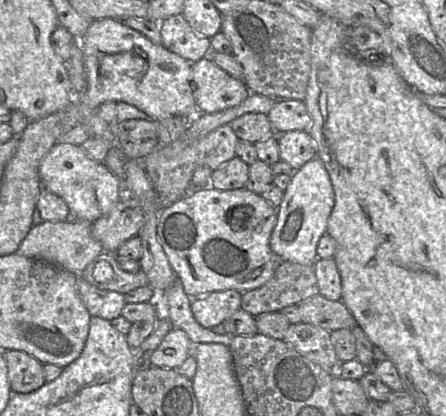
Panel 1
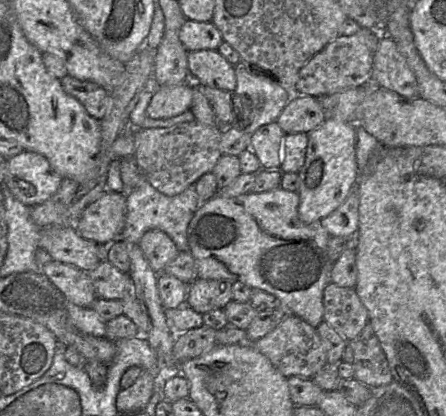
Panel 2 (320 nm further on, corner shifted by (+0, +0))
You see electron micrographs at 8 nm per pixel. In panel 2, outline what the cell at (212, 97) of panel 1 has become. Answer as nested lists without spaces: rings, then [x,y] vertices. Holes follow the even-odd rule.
[[[217,50],[188,51],[187,63],[189,73],[197,83],[231,93],[234,91],[234,65]]]

